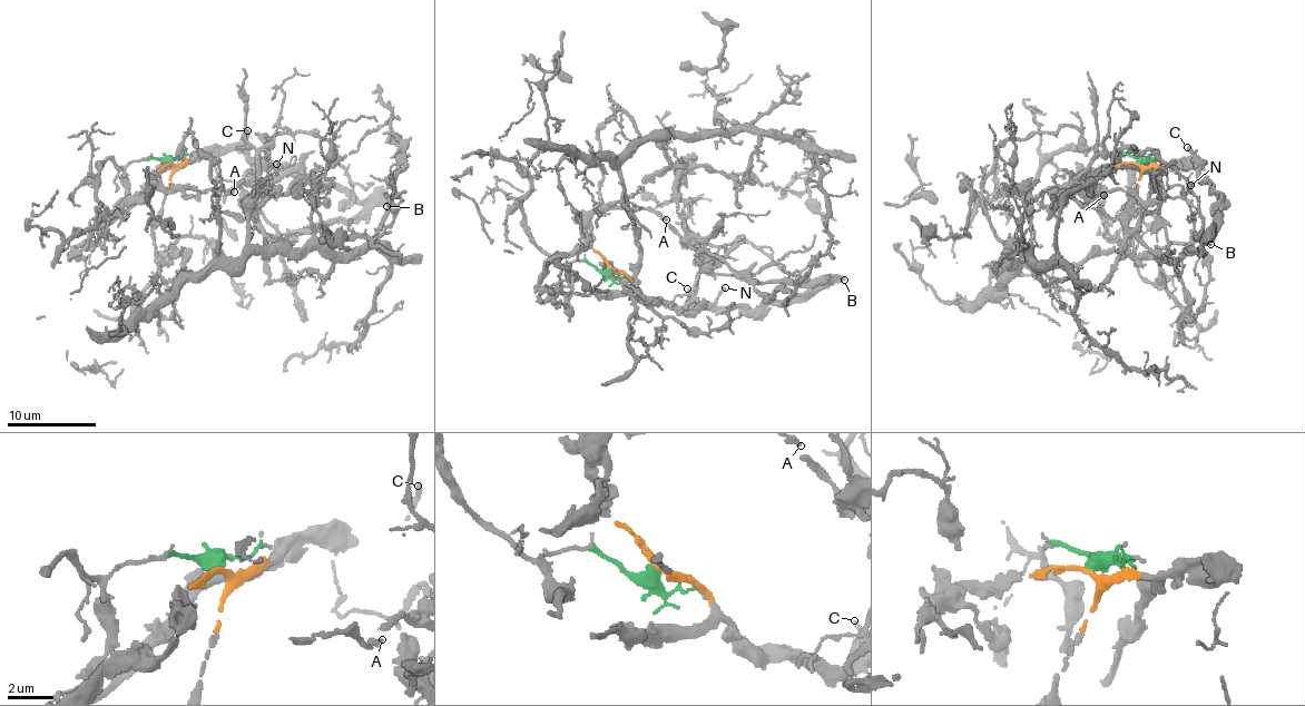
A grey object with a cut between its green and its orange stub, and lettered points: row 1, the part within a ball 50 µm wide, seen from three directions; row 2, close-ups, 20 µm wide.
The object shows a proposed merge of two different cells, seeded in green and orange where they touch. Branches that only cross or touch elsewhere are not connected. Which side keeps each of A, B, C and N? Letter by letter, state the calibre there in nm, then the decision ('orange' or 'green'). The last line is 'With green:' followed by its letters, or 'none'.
A: calibre 160 nm; orange
B: calibre 320 nm; orange
C: calibre 190 nm; orange
N: calibre 180 nm; orange
With green: none

